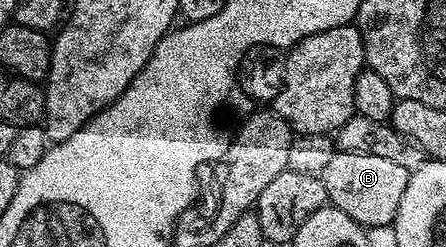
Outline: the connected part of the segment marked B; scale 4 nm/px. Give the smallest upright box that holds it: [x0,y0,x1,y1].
[320,150,411,228]

